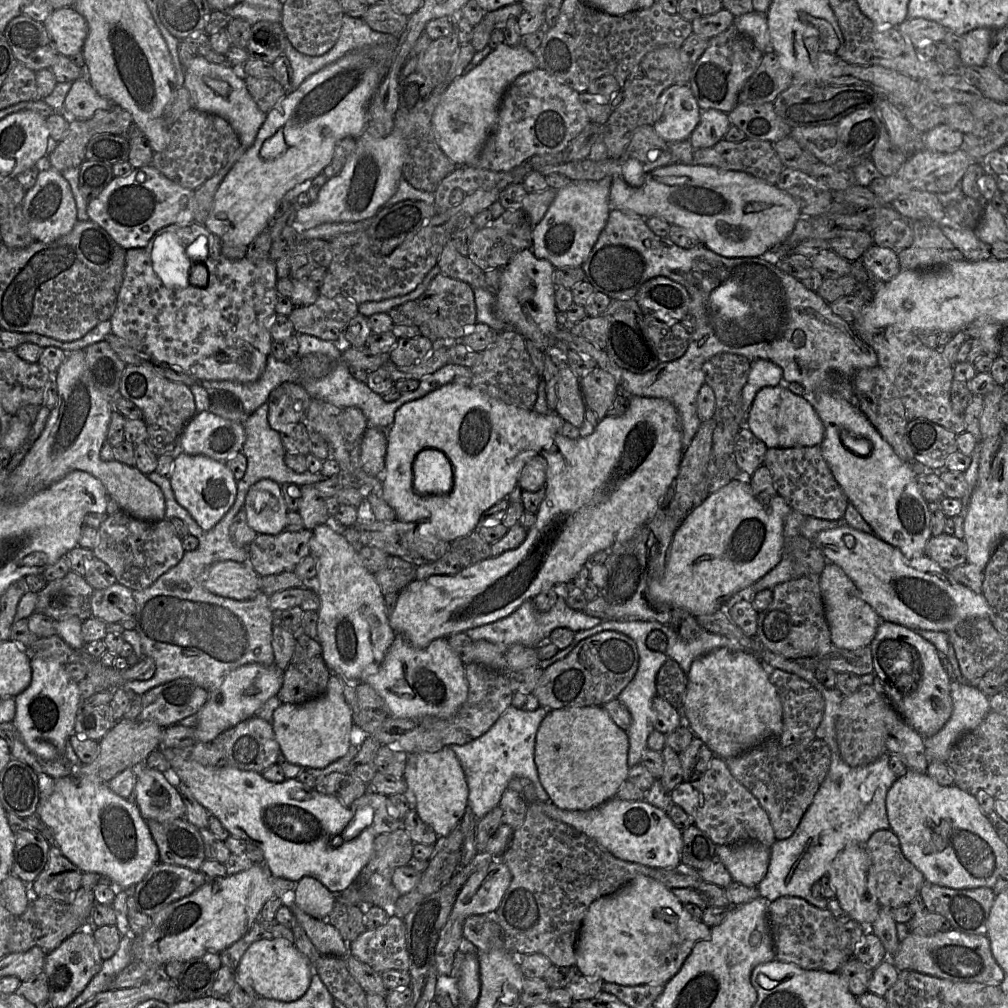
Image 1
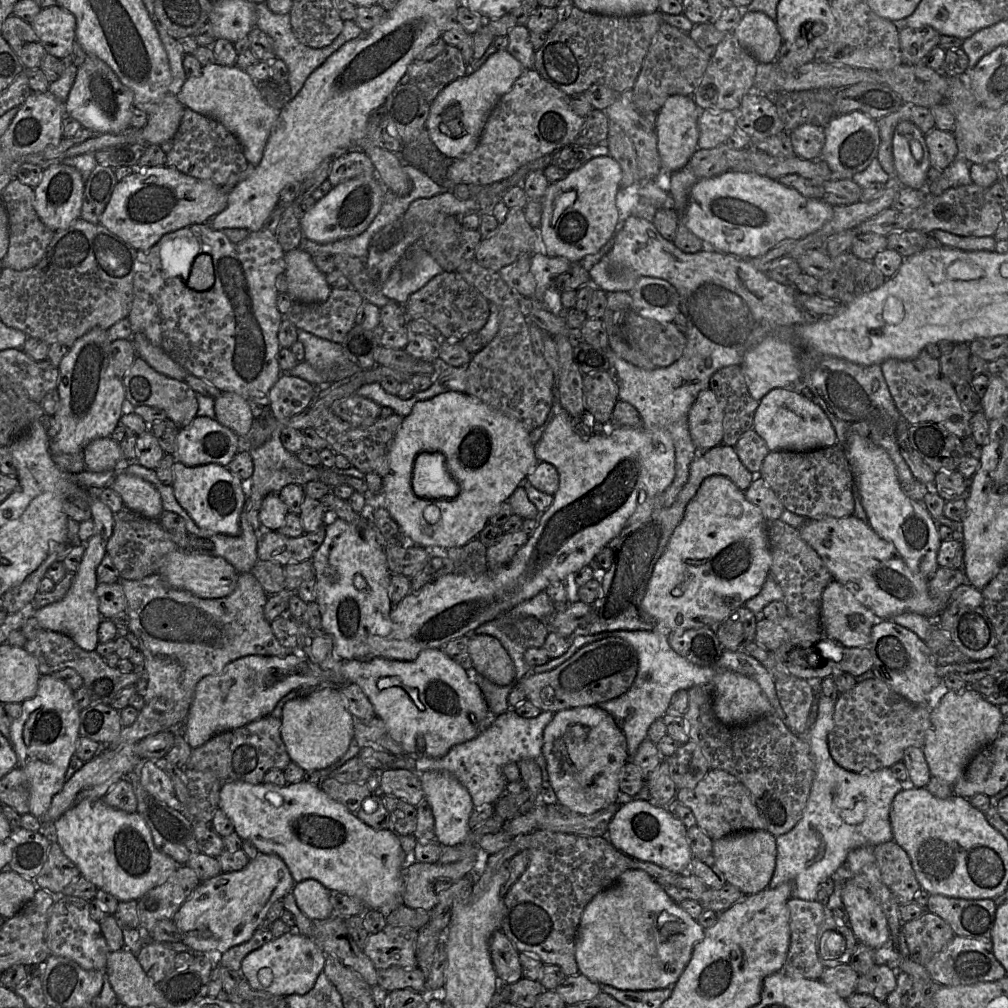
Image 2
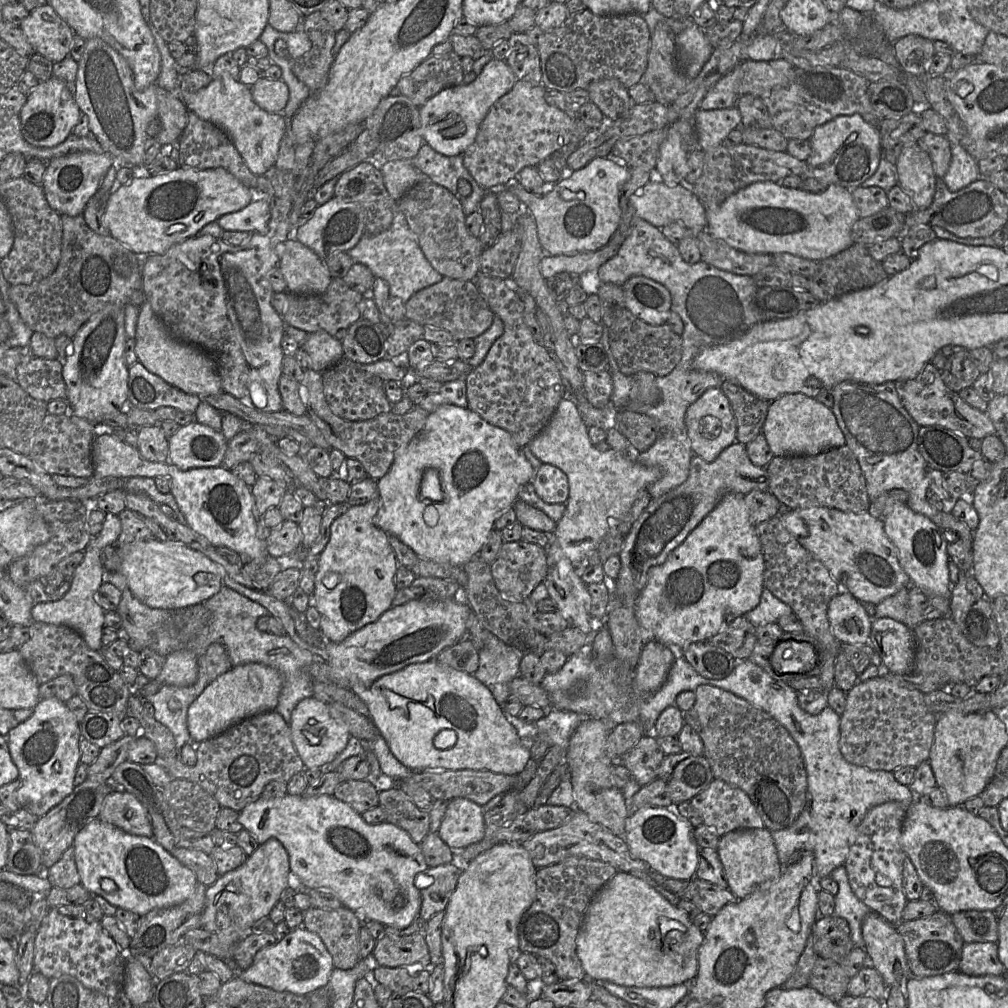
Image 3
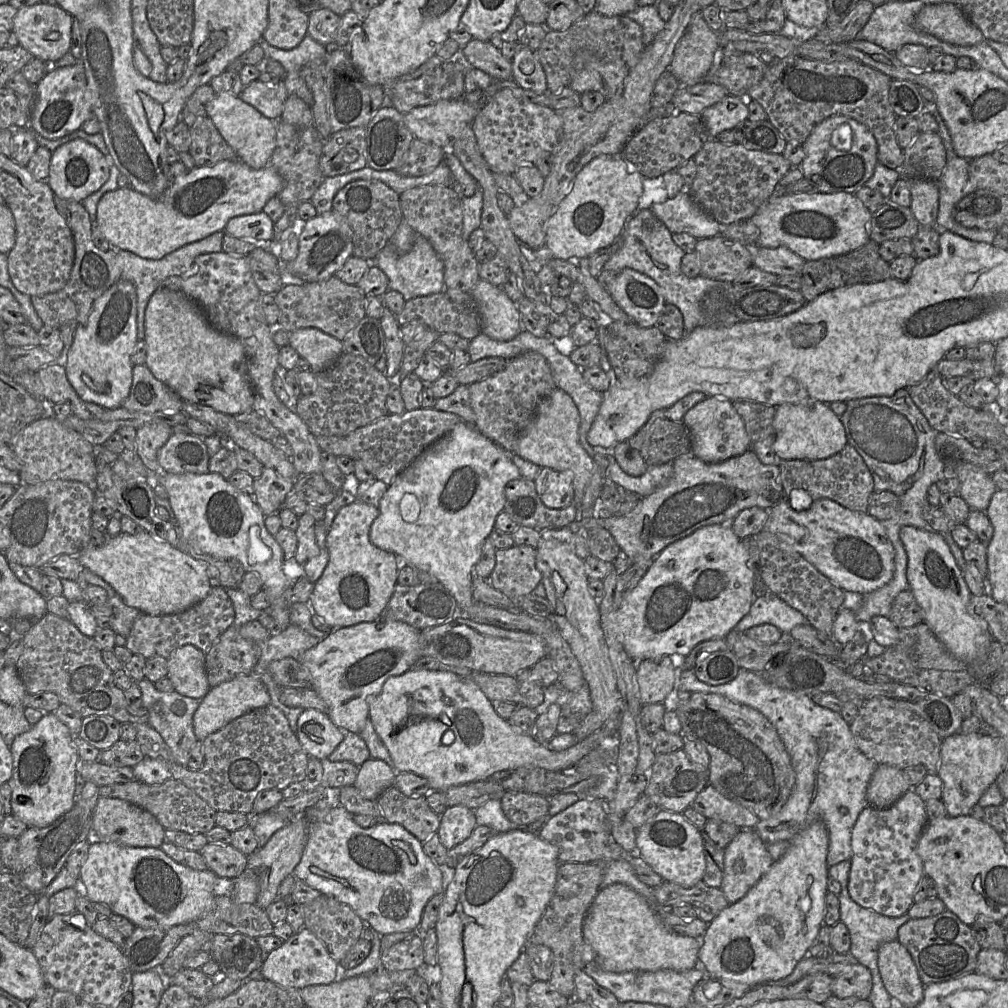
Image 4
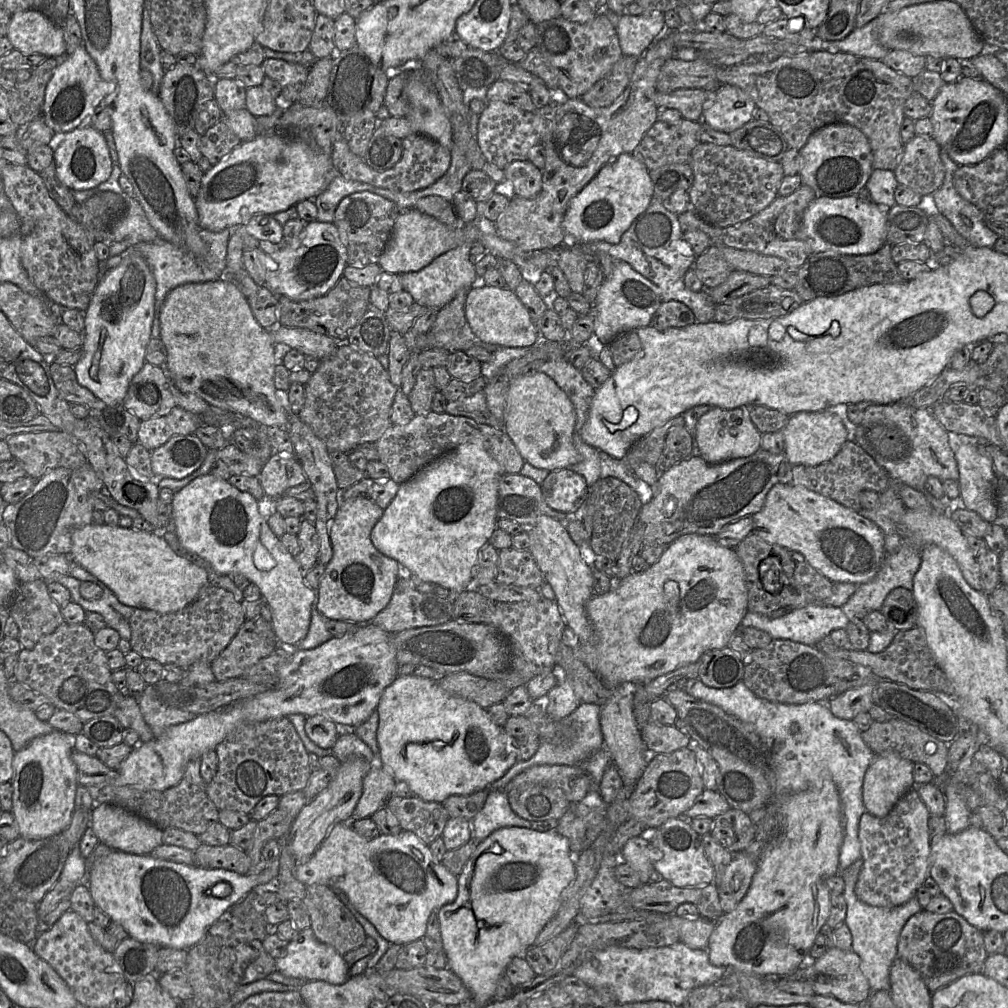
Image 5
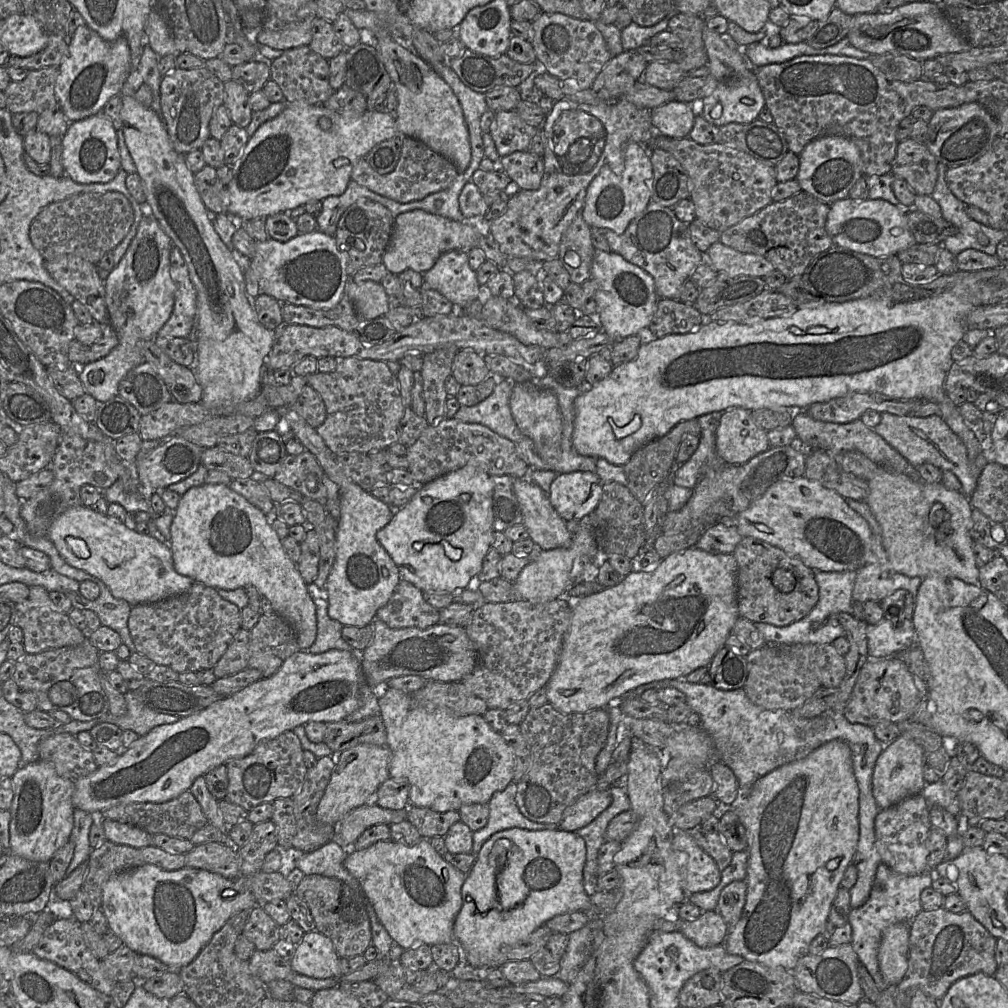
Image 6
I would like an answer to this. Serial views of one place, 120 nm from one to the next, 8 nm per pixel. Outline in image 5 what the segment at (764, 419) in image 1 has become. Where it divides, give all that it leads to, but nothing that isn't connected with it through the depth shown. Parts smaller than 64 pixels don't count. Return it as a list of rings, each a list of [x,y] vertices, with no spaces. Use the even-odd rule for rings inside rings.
[[[828,410],[799,412],[789,417],[781,431],[784,436],[784,454],[790,464],[818,466],[831,460],[848,440],[848,431],[842,419]]]

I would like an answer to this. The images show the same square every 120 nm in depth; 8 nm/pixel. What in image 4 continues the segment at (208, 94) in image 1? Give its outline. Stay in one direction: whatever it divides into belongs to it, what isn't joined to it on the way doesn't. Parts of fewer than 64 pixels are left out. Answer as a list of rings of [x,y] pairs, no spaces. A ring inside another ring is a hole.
[[[222,92],[206,105],[207,116],[212,120],[225,141],[233,148],[238,159],[253,169],[269,165],[276,145],[276,121],[262,115],[244,102],[240,96]]]

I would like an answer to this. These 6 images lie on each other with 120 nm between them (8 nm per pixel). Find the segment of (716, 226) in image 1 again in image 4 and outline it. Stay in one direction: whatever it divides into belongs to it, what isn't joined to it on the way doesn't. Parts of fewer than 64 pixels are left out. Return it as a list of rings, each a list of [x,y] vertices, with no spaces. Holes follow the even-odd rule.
[[[776,193],[750,218],[759,229],[757,245],[785,247],[805,261],[830,258],[854,251],[869,240],[872,213],[853,193]]]

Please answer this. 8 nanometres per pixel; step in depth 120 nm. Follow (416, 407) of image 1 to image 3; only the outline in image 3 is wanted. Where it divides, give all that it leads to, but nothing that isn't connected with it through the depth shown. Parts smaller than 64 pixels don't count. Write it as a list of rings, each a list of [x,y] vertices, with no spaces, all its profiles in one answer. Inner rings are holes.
[[[450,404],[441,405],[429,413],[421,432],[396,458],[384,477],[377,481],[380,507],[374,523],[388,535],[398,537],[421,558],[463,566],[479,554],[494,529],[495,521],[503,512],[513,507],[518,500],[521,487],[532,483],[534,475],[534,468],[517,447],[509,432],[486,422],[469,408]],[[430,468],[438,471],[444,493],[442,501],[432,504],[438,513],[437,523],[433,526],[426,524],[424,513],[427,505],[419,499],[423,474]]]

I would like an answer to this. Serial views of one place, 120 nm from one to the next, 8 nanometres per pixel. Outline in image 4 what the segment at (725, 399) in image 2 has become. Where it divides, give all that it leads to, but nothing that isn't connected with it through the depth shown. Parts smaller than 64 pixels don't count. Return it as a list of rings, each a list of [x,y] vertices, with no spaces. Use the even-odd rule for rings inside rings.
[[[747,400],[734,401],[732,404],[741,416],[752,444],[763,437],[774,435],[774,406]]]

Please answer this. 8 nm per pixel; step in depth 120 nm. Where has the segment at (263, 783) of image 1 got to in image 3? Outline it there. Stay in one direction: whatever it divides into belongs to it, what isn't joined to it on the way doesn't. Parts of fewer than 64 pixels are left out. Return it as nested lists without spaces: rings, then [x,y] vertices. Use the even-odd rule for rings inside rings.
[[[286,794],[280,798],[263,798],[245,806],[238,821],[257,841],[264,844],[270,838],[279,840],[289,856],[290,871],[303,888],[332,891],[342,906],[360,915],[360,920],[377,921],[384,926],[403,929],[419,917],[421,891],[415,886],[415,876],[425,872],[425,862],[419,844],[403,829],[383,822],[367,824],[361,814],[348,804],[329,795],[307,797]]]

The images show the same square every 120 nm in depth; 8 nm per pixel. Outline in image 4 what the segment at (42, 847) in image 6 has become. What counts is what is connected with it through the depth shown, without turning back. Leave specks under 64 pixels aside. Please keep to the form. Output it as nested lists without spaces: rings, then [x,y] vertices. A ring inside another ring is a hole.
[[[45,713],[29,731],[16,736],[10,750],[13,775],[7,782],[12,787],[11,807],[15,817],[28,827],[46,827],[71,810],[80,758],[74,737],[54,713]]]

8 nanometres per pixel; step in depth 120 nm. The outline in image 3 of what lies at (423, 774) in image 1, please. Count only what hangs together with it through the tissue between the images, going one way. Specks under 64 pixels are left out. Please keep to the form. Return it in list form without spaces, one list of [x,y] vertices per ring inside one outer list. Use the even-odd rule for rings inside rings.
[[[465,798],[450,800],[437,834],[452,851],[480,842],[485,835],[482,807]]]

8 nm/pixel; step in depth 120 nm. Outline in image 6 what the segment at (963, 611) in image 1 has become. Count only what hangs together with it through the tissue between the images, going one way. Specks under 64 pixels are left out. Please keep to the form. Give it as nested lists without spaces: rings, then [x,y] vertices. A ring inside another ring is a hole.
[[[804,475],[773,484],[759,499],[740,513],[734,519],[734,523],[742,537],[752,537],[777,547],[800,559],[813,571],[858,571],[867,564],[872,553],[873,534],[868,522],[851,509],[838,493],[824,488]]]

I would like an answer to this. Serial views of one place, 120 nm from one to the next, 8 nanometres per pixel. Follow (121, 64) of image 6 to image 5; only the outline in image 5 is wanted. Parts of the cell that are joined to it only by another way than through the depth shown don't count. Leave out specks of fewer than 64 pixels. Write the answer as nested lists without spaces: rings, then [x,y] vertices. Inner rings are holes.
[[[84,45],[79,46],[66,61],[58,64],[49,80],[43,104],[42,117],[55,133],[67,133],[91,118],[103,98],[116,88],[114,82],[101,78],[97,65]]]

